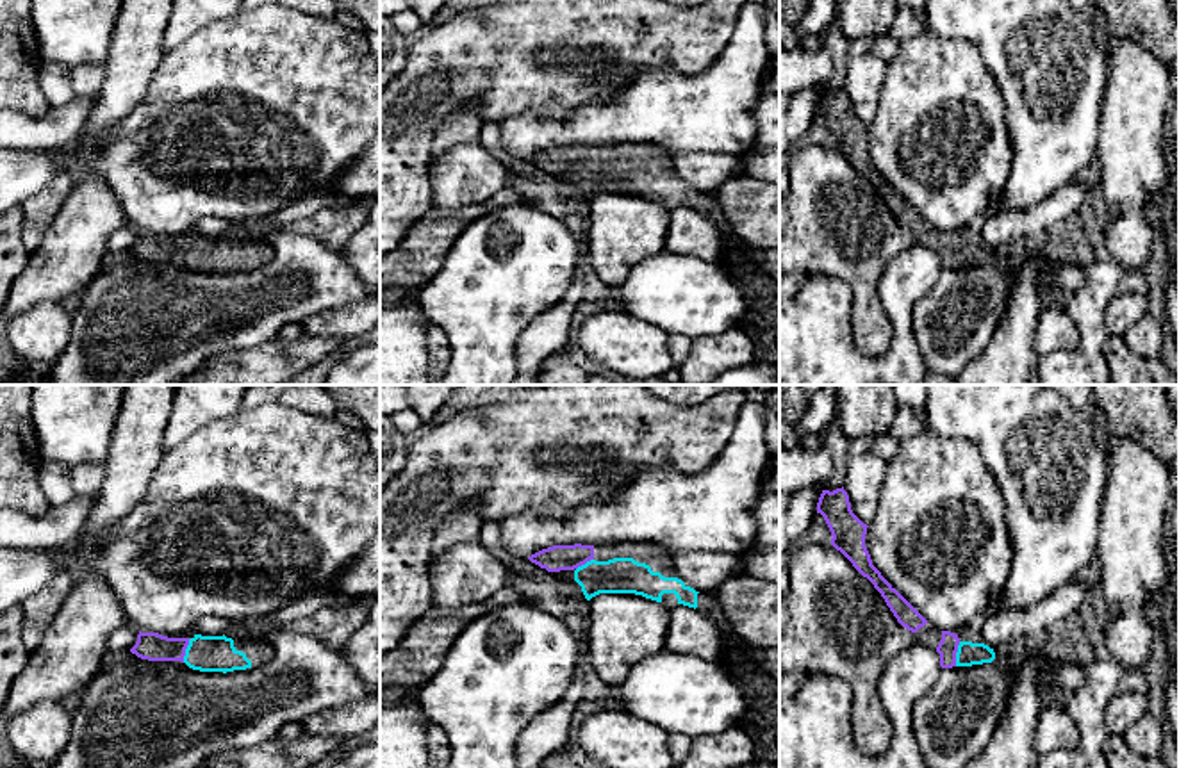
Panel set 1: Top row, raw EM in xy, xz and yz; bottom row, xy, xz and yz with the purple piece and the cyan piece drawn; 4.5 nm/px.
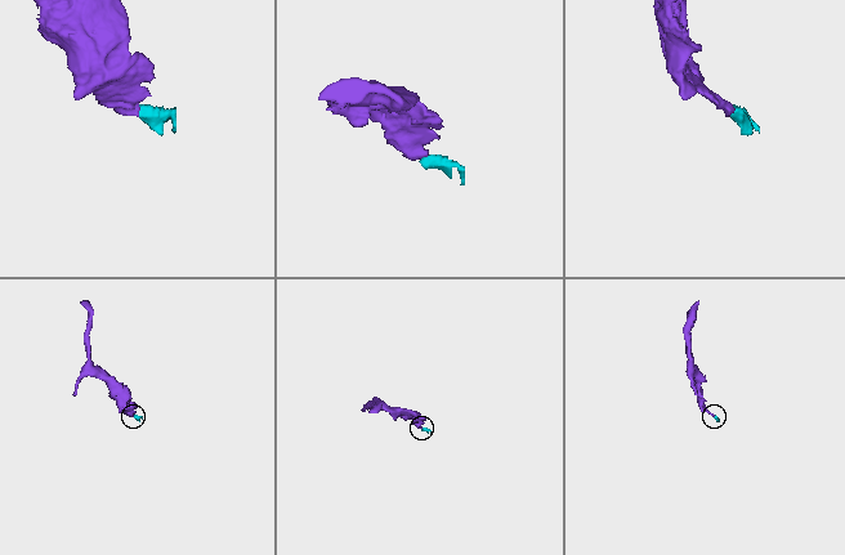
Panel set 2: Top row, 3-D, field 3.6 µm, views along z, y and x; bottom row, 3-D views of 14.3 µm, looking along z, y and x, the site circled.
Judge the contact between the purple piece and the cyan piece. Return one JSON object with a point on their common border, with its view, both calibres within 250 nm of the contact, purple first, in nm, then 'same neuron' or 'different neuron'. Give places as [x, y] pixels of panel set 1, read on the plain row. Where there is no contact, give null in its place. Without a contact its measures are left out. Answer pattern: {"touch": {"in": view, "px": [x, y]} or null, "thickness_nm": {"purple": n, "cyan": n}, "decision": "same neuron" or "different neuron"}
{"touch": {"in": "yz", "px": [955, 255]}, "thickness_nm": {"purple": 90, "cyan": 100}, "decision": "same neuron"}

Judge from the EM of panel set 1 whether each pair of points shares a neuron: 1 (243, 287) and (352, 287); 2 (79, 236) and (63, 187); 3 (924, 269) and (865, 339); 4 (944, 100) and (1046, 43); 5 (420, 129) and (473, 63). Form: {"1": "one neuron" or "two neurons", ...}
{"1": "one neuron", "2": "two neurons", "3": "two neurons", "4": "two neurons", "5": "one neuron"}

